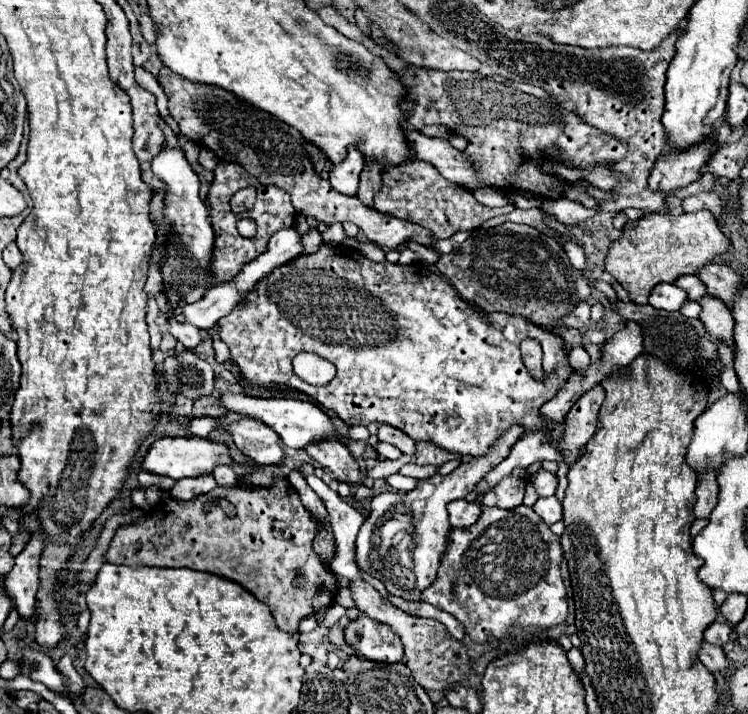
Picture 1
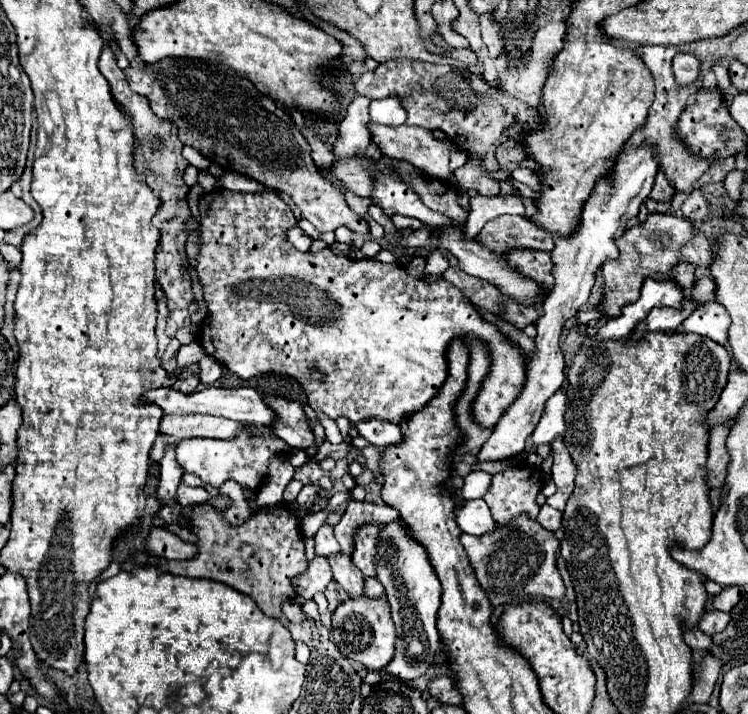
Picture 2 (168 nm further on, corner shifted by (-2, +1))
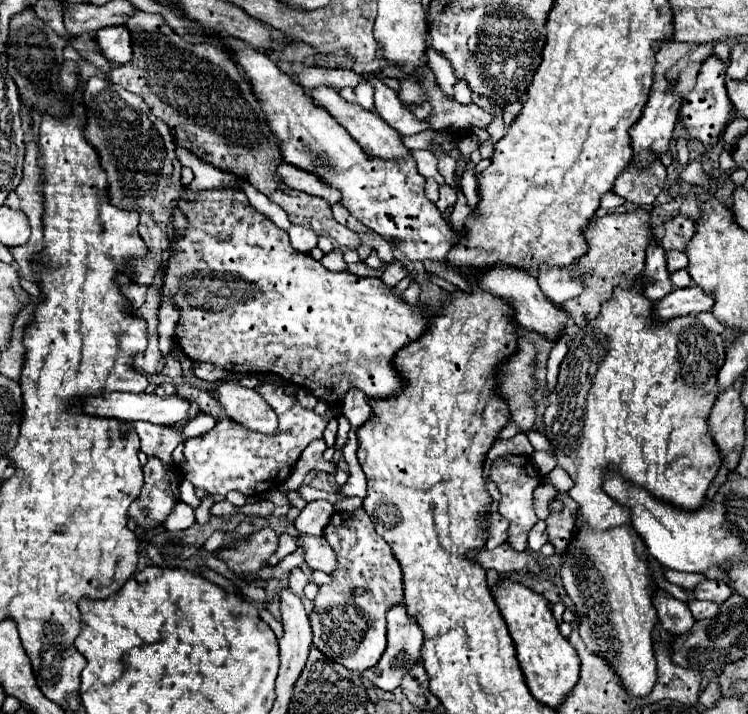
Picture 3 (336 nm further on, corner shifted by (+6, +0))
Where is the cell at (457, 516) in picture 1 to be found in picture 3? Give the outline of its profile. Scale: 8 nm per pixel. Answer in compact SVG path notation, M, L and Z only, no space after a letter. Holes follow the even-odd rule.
M501 514L497 516L489 516L489 534L487 534L487 542L485 542L485 548L491 550L491 548L497 548L499 544L507 542L507 522L505 518L501 518Z

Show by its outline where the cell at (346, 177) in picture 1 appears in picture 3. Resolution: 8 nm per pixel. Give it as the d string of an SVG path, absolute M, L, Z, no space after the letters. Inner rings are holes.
M361 80L359 86L355 86L355 88L341 90L339 94L349 102L357 102L367 110L373 110L373 84L365 82L365 80Z

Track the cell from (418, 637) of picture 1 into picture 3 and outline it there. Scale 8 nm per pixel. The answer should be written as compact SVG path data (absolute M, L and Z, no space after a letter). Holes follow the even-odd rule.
M299 534L299 546L303 548L303 558L309 568L331 574L335 570L335 552L329 548L323 536Z

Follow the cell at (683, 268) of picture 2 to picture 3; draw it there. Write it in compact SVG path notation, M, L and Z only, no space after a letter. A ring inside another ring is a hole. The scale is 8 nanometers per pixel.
M669 250L667 252L667 270L675 272L681 268L687 268L687 254L681 250Z

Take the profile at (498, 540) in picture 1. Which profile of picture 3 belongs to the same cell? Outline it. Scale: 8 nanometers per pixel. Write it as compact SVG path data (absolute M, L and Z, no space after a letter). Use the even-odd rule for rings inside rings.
M507 542L501 544L501 546L497 546L497 548L493 548L493 550L483 548L473 558L485 570L493 568L499 574L507 574L507 572L515 572L515 570L519 570L519 572L521 570L531 570L535 574L539 572L539 566L537 566L537 562L533 560L531 554L527 554L527 552L515 552Z

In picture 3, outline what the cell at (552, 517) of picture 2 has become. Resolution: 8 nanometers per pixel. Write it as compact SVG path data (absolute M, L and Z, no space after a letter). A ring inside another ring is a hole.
M537 522L531 532L529 532L529 540L527 540L527 550L531 552L539 552L539 548L547 542L547 528L545 528L545 522Z

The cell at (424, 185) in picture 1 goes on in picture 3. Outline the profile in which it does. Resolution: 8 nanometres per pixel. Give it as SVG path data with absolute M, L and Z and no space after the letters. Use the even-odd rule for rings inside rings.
M281 164L281 166L277 168L277 174L279 174L281 182L285 182L289 188L301 190L301 192L305 192L305 194L313 194L313 196L317 196L317 198L325 198L331 206L333 206L335 202L339 202L339 198L341 198L339 190L327 186L327 184L325 184L323 180L319 180L317 176L313 176L313 174L309 174L309 172L303 172L303 170L299 170L299 168L291 166L291 164Z

